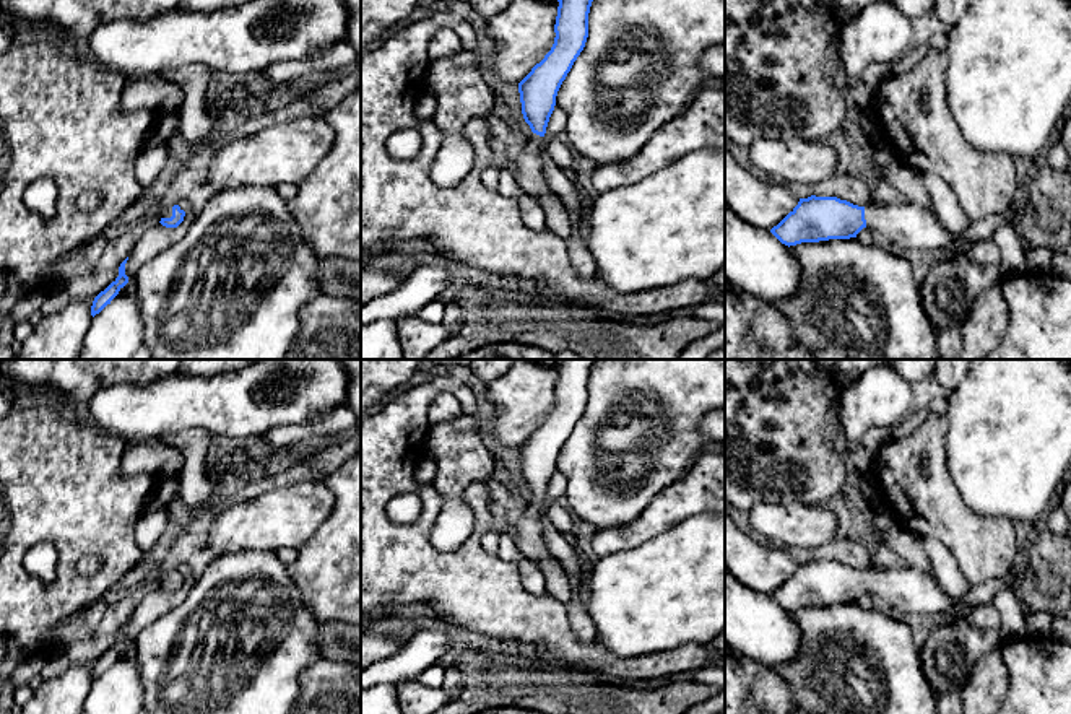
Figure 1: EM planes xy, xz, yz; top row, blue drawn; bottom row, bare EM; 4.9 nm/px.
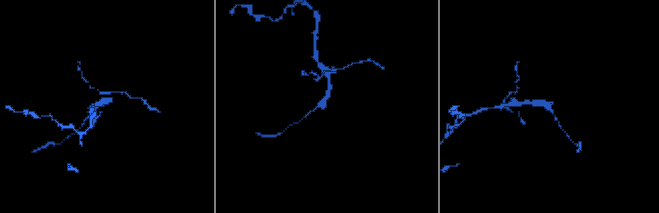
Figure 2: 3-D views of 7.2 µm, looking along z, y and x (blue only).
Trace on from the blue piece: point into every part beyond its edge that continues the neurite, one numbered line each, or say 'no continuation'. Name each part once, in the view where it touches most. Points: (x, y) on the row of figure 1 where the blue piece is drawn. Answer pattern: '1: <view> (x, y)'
1: yz (915, 228)

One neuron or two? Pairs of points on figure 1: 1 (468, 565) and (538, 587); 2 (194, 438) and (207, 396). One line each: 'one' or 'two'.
1: two
2: two

